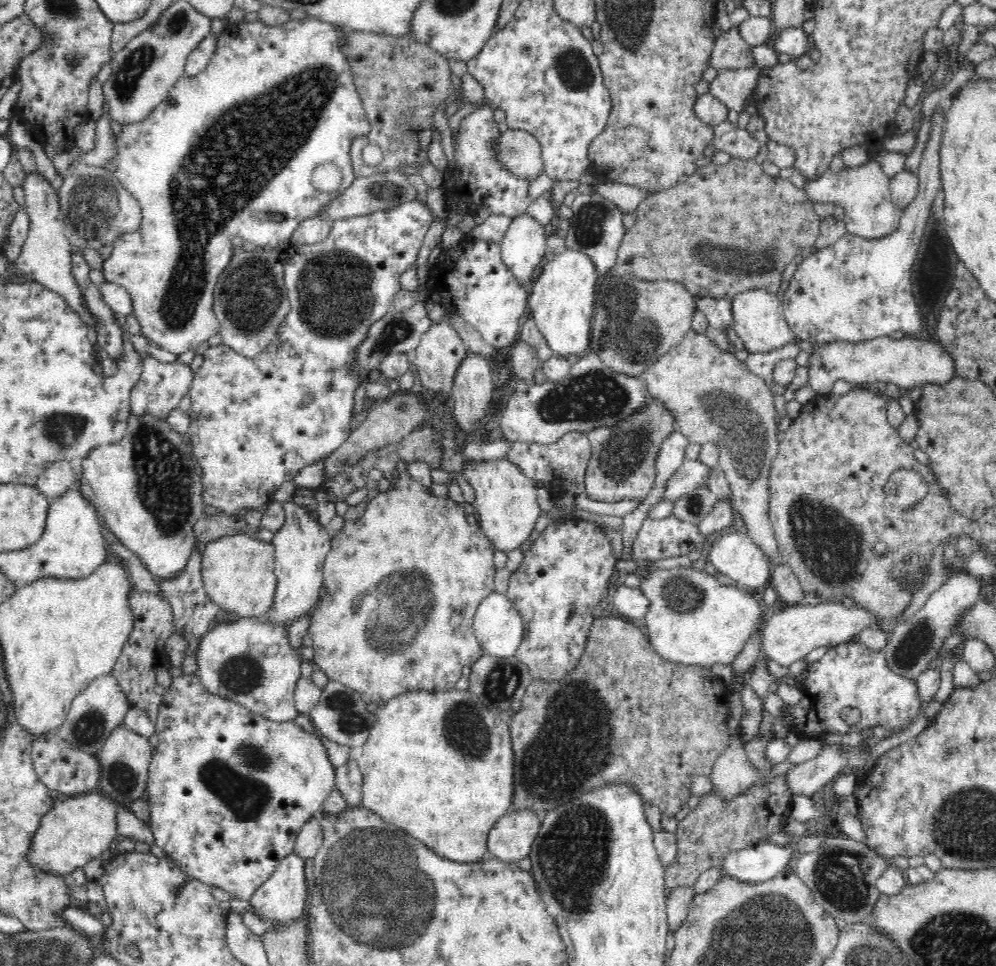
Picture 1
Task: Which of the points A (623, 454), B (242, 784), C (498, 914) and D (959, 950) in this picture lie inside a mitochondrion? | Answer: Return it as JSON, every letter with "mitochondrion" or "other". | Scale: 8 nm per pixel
{"A":"mitochondrion","B":"mitochondrion","C":"other","D":"mitochondrion"}

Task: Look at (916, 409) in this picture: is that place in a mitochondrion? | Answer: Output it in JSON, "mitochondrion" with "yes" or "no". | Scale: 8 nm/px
{"mitochondrion":"no"}

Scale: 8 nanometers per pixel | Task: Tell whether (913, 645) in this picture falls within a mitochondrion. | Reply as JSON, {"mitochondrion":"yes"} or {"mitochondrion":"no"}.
{"mitochondrion":"yes"}

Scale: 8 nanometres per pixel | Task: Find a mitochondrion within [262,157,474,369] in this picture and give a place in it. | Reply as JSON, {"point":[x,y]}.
{"point":[349,304]}

